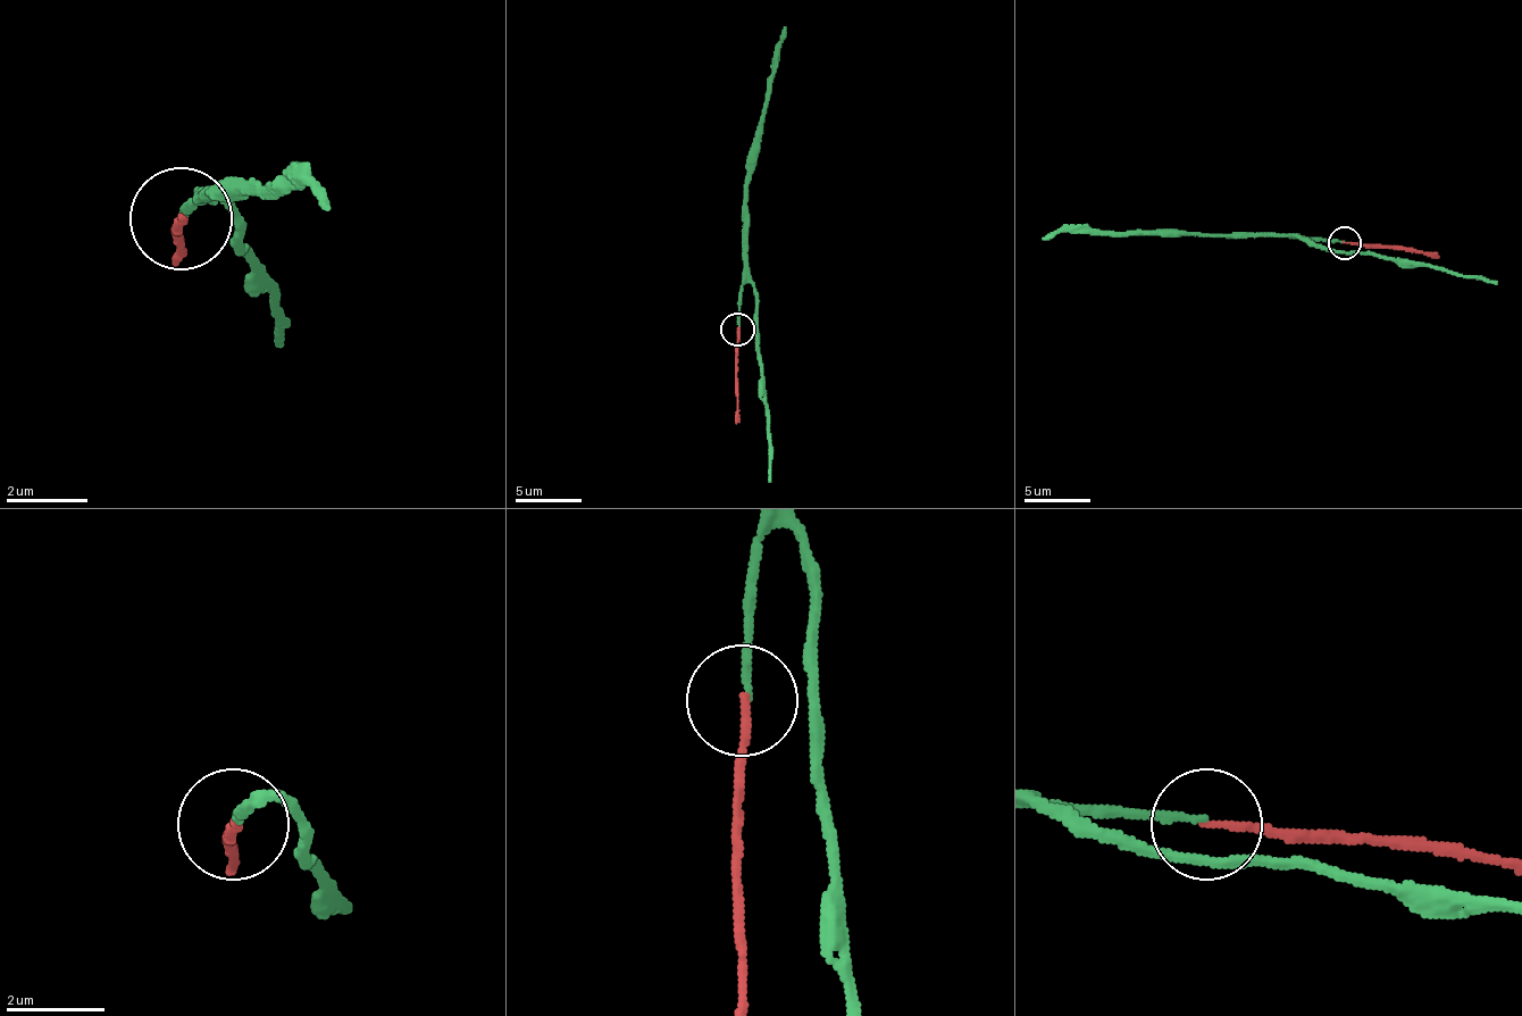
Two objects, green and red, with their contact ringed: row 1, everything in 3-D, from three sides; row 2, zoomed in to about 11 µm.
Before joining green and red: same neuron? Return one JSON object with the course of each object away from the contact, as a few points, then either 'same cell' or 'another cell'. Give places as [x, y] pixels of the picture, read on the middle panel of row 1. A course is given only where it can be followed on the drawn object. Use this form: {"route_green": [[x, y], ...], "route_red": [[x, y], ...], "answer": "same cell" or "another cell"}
{"route_green": [[738, 330], [745, 273], [749, 150], [785, 27]], "route_red": [[738, 330], [735, 386], [738, 416], [735, 423]], "answer": "same cell"}

